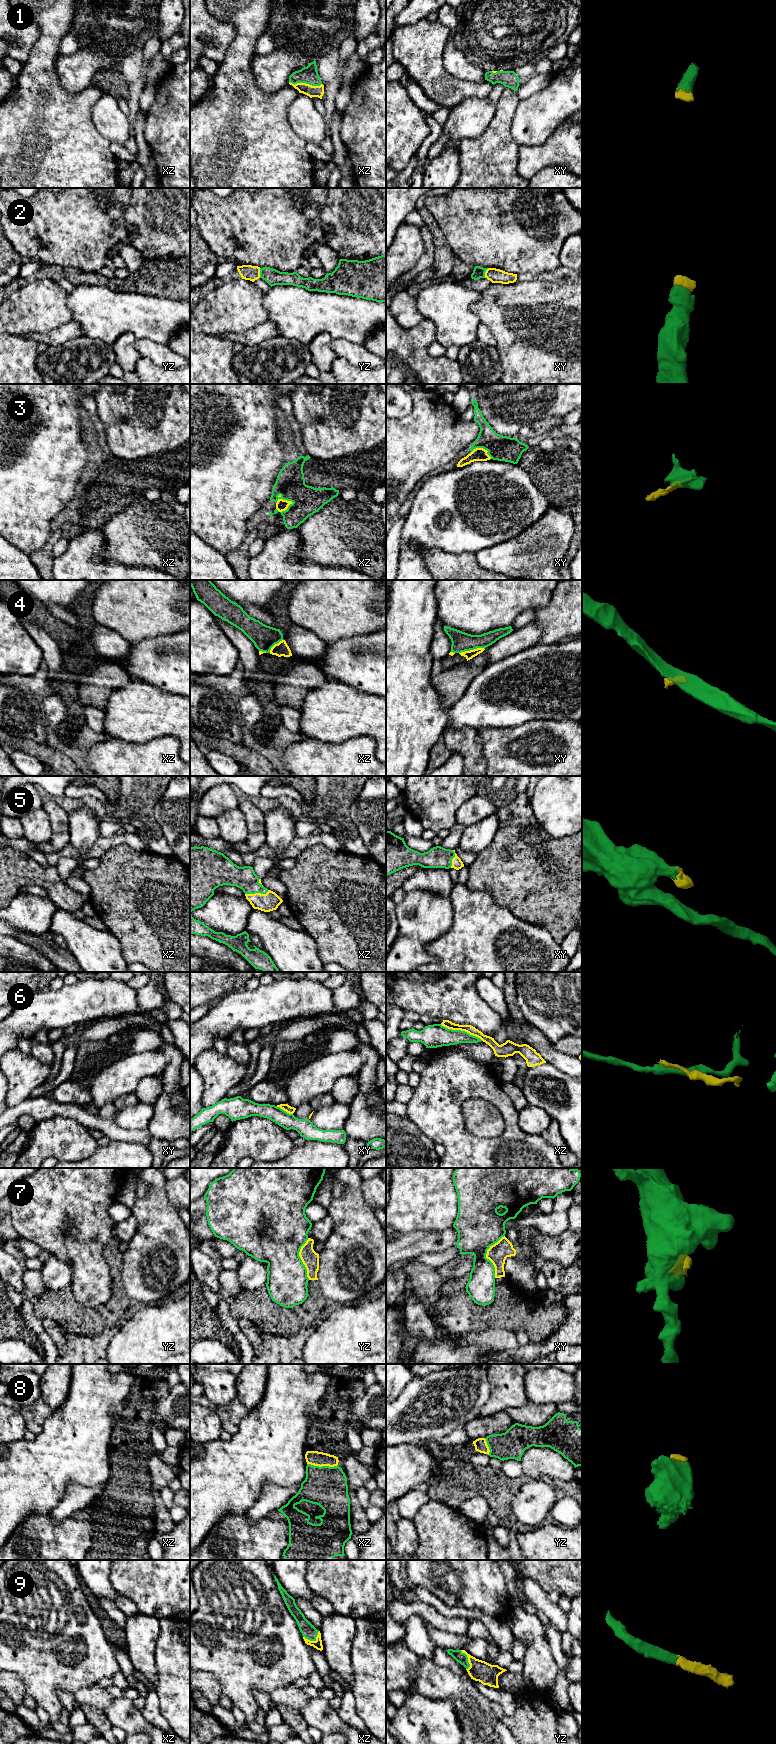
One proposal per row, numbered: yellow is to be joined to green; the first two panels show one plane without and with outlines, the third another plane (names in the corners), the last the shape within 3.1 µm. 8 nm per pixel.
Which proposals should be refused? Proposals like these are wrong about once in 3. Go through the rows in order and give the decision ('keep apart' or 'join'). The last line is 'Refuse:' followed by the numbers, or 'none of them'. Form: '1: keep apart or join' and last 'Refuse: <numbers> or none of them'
1: join
2: join
3: join
4: keep apart
5: join
6: keep apart
7: keep apart
8: join
9: join
Refuse: 4, 6, 7

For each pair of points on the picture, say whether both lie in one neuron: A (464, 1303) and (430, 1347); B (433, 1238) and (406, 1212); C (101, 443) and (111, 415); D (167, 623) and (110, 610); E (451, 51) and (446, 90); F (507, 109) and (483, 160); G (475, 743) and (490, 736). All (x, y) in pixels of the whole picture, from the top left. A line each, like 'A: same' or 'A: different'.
A: different
B: different
C: different
D: same
E: different
F: same
G: different

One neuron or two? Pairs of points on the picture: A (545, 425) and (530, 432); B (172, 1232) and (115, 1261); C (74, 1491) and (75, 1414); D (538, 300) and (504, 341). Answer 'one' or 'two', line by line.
A: one
B: two
C: two
D: one

